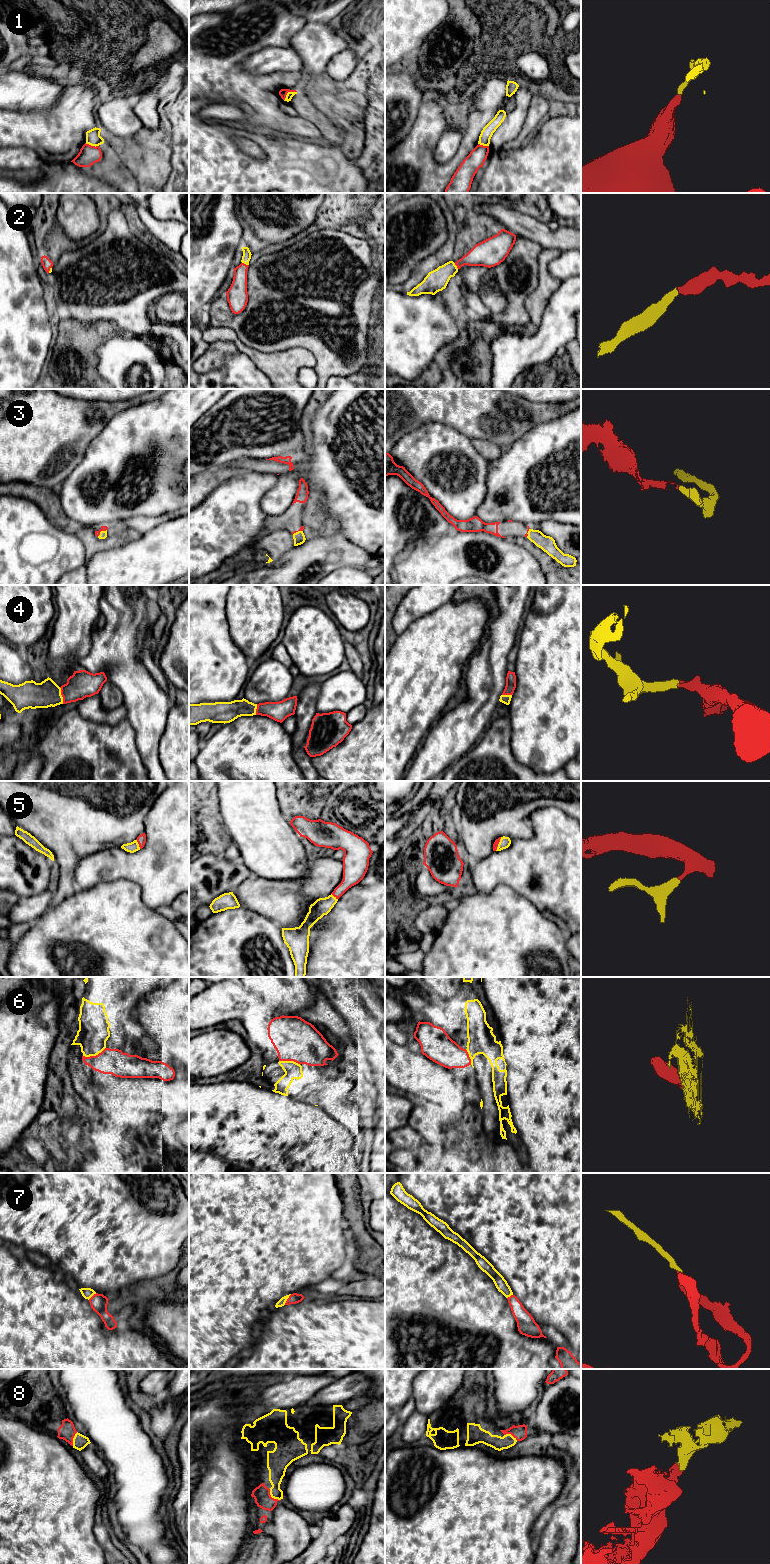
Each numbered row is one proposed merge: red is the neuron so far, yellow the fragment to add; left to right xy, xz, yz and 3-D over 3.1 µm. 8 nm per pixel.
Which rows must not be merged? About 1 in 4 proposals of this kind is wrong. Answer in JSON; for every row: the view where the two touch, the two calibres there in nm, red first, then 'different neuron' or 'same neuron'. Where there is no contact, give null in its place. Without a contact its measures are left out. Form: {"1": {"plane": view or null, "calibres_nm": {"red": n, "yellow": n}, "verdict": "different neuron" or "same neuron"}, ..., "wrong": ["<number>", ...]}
{"1": {"plane": "xz", "calibres_nm": {"red": 60, "yellow": 50}, "verdict": "different neuron"}, "2": {"plane": "xz", "calibres_nm": {"red": 170, "yellow": 70}, "verdict": "same neuron"}, "3": {"plane": "xy", "calibres_nm": {"red": 50, "yellow": 60}, "verdict": "same neuron"}, "4": {"plane": "xy", "calibres_nm": {"red": 220, "yellow": 220}, "verdict": "same neuron"}, "5": {"plane": "xy", "calibres_nm": {"red": 80, "yellow": 90}, "verdict": "same neuron"}, "6": {"plane": "xy", "calibres_nm": {"red": 200, "yellow": 240}, "verdict": "different neuron"}, "7": {"plane": "xz", "calibres_nm": {"red": 90, "yellow": 60}, "verdict": "same neuron"}, "8": {"plane": "xz", "calibres_nm": {"red": 140, "yellow": 150}, "verdict": "same neuron"}, "wrong": ["1", "6"]}

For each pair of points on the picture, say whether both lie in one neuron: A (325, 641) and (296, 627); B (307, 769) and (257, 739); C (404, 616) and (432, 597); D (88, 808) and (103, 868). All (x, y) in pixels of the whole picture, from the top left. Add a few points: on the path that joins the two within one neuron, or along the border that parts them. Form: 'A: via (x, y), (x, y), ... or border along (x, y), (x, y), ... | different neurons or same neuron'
A: via (318, 641), (314, 641), (307, 634), (303, 633) | same neuron
B: border along (293, 746), (293, 759), (301, 770) | different neurons
C: via (407, 608), (412, 607), (424, 598) | same neuron
D: border along (120, 846), (104, 848), (85, 855), (78, 861) | different neurons

